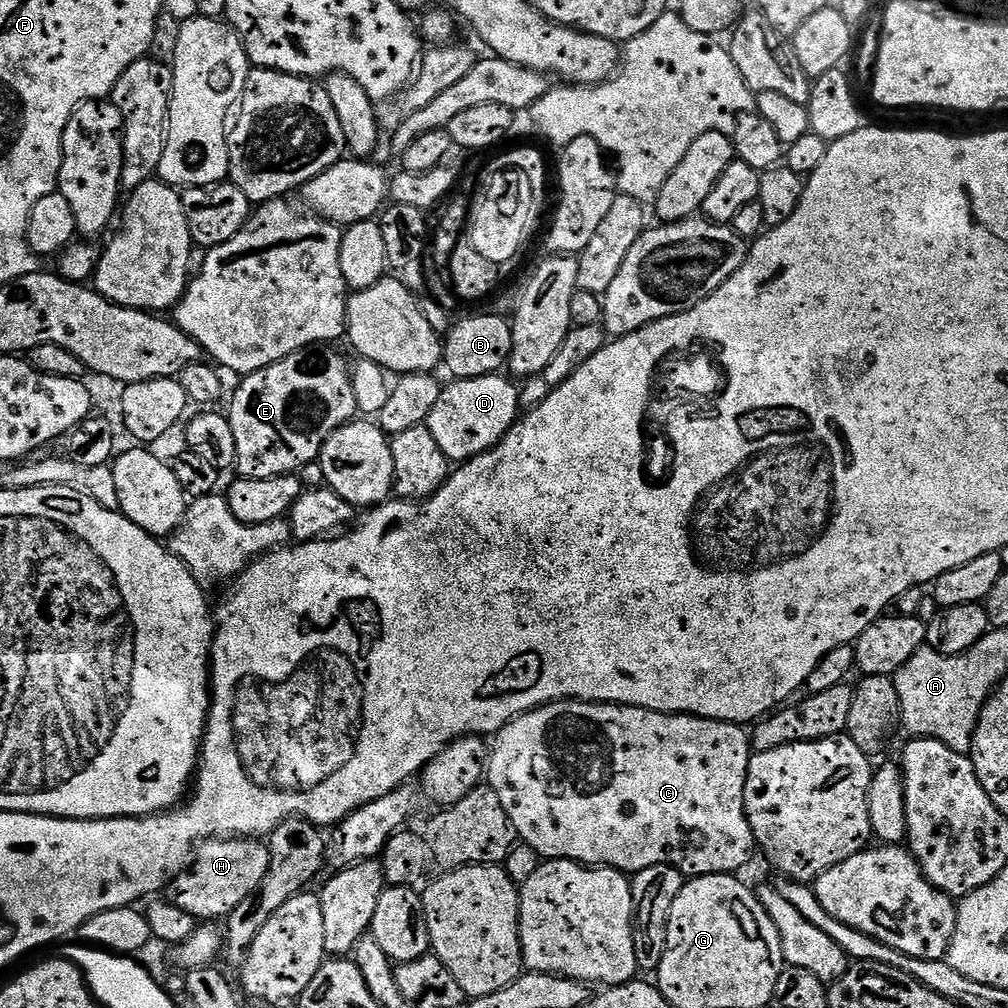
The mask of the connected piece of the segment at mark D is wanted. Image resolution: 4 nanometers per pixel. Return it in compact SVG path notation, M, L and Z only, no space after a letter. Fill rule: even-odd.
M497 374L469 380L453 379L444 384L434 410L430 410L426 427L450 462L473 460L490 451L517 423L521 415L520 392L511 382L507 375Z

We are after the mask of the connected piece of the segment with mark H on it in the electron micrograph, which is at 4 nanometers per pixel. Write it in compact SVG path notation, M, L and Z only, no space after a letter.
M213 838L195 849L189 867L166 889L166 899L200 922L220 922L258 890L270 870L271 847L260 838Z

